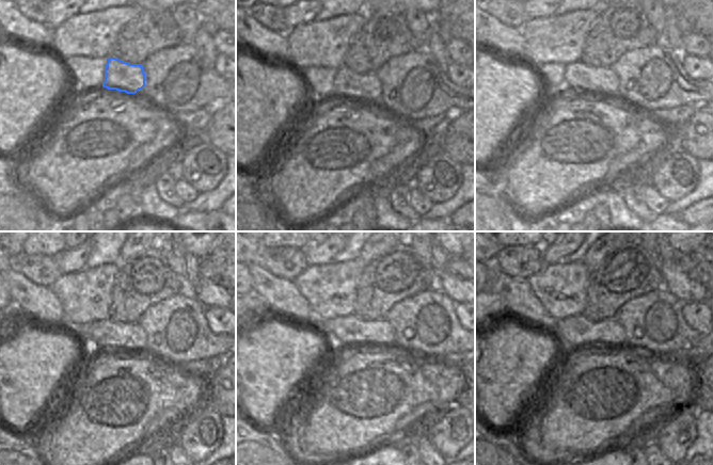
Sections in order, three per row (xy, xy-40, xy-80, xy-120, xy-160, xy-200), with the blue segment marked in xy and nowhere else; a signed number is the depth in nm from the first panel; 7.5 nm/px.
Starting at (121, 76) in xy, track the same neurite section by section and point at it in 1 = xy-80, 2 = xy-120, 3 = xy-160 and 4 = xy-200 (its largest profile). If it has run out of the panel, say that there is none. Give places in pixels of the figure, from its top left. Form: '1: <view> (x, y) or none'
1: xy-80 (603, 80)
2: xy-120 (108, 332)
3: xy-160 (346, 333)
4: xy-200 (576, 332)

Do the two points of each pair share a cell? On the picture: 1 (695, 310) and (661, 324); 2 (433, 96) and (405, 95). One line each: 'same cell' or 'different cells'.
1: different cells
2: same cell

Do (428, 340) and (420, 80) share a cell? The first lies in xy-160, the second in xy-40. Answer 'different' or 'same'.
same

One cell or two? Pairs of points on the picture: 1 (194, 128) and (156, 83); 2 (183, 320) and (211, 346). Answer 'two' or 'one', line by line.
1: two
2: one

